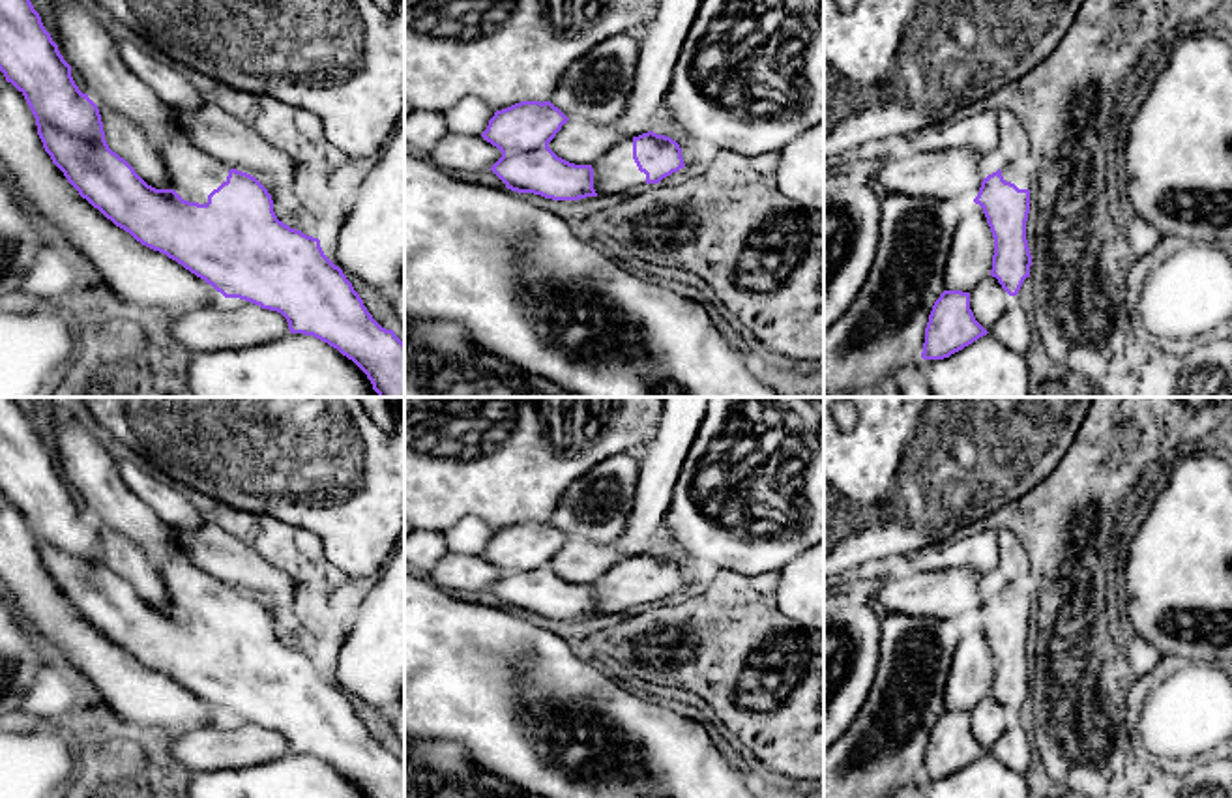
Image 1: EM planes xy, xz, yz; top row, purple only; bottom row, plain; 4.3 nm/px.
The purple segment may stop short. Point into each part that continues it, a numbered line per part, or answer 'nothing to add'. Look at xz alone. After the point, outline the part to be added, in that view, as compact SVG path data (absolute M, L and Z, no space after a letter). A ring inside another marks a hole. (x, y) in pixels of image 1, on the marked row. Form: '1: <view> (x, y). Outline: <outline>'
1: xz (616, 171). Outline: M633 139L616 142L592 169L597 197L609 197L646 184L646 174L638 170L633 159Z

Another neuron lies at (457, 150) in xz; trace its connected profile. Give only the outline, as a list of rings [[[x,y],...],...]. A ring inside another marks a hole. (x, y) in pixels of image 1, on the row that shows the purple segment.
[[[447,133],[427,154],[444,170],[491,170],[502,152],[481,135]]]

